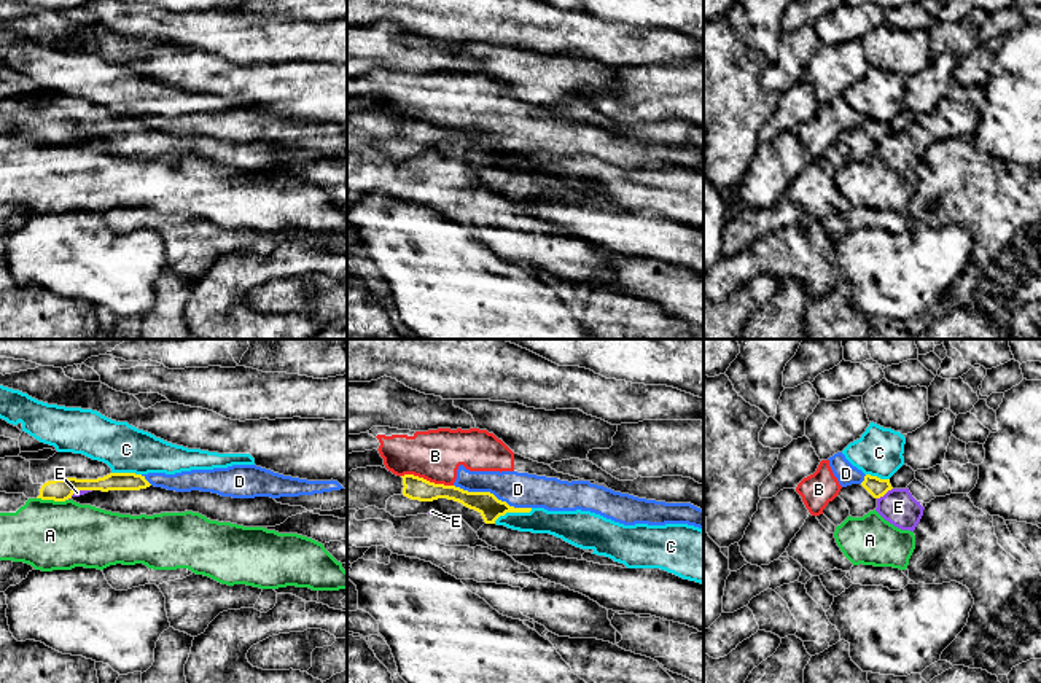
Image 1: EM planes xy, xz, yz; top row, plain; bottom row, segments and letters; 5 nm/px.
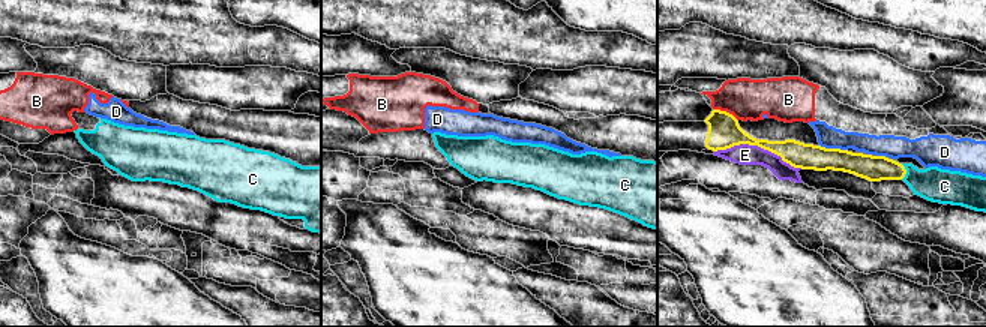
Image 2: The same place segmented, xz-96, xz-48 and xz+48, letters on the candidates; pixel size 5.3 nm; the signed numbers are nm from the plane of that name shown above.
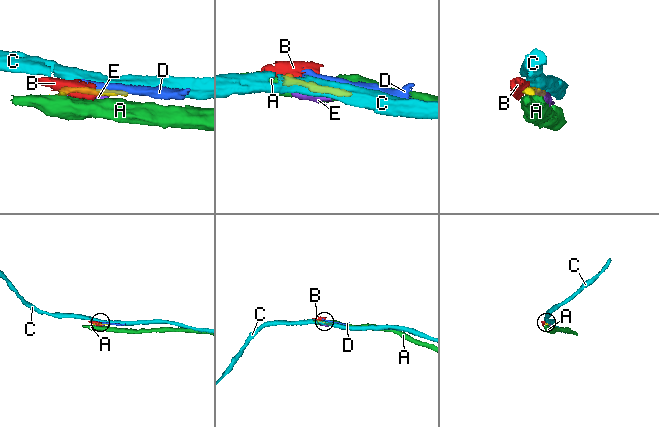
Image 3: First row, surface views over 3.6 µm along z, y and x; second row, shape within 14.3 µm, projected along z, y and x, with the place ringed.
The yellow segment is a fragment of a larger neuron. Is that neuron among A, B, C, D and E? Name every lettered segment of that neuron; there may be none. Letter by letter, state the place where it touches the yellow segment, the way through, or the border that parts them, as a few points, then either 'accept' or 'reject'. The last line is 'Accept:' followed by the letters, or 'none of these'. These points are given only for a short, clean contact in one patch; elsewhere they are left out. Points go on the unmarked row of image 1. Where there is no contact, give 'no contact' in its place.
A: xy (53, 142) | along xy (37, 140), (67, 144) | reject
B: xz (425, 123) | along xz (401, 118), (417, 118), (452, 129) | reject
C: xz (513, 155) | reject
D: xz (492, 137) | reject
E: yz (884, 137) | reject
Accept: none of these

